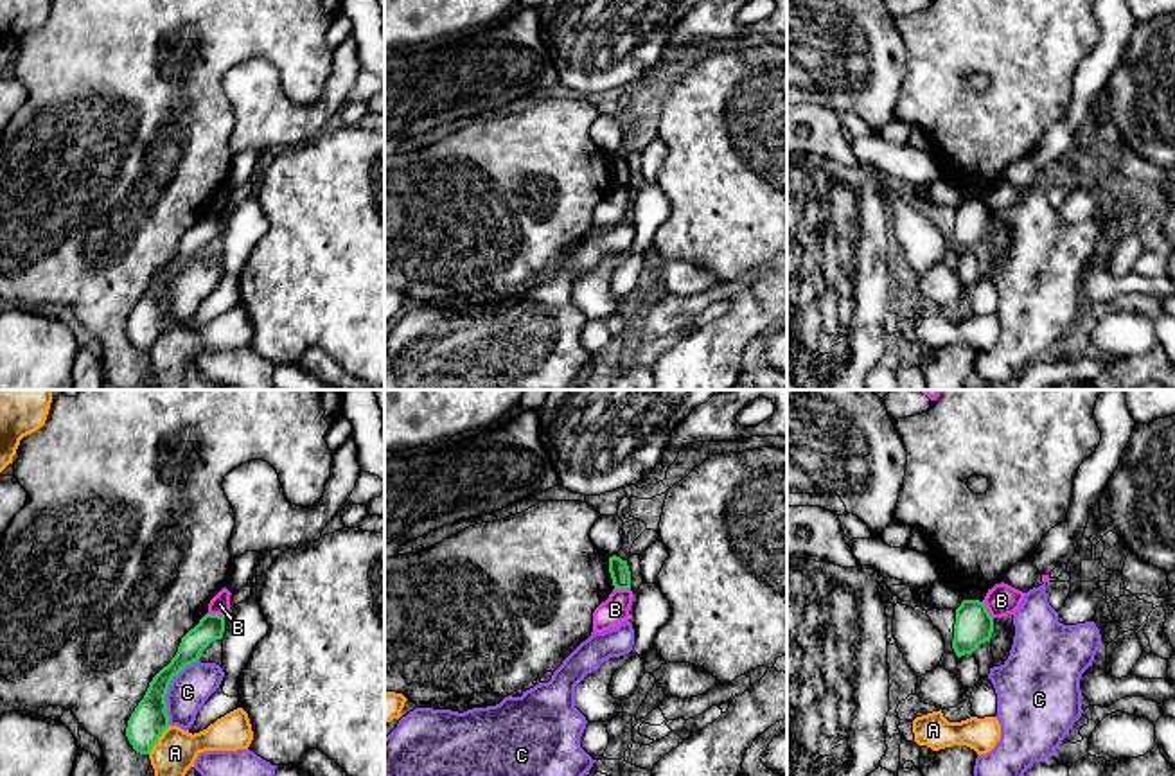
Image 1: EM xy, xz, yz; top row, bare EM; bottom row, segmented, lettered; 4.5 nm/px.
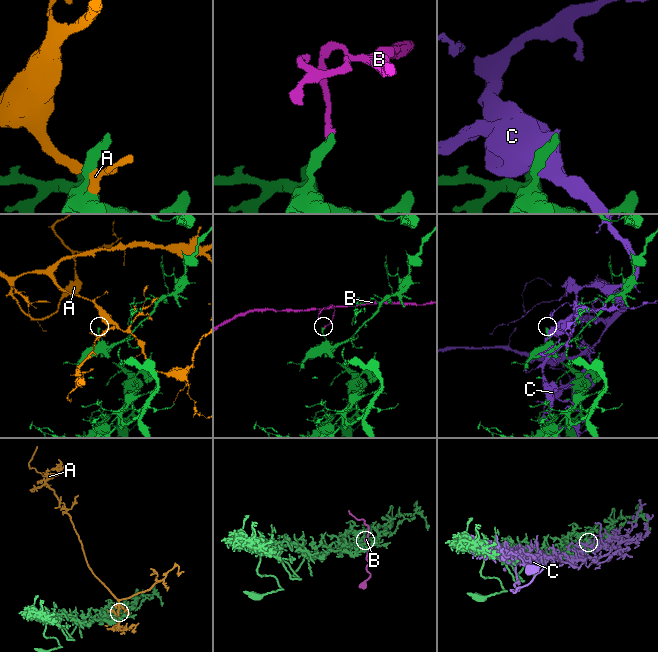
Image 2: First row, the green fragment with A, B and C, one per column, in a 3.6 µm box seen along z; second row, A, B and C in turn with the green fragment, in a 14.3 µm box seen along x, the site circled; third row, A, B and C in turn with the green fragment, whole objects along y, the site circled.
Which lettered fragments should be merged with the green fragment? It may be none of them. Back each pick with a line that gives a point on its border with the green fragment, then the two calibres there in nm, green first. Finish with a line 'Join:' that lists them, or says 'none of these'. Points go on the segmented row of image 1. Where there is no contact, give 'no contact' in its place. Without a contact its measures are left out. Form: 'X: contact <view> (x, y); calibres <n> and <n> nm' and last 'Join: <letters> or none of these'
Join: none of these

